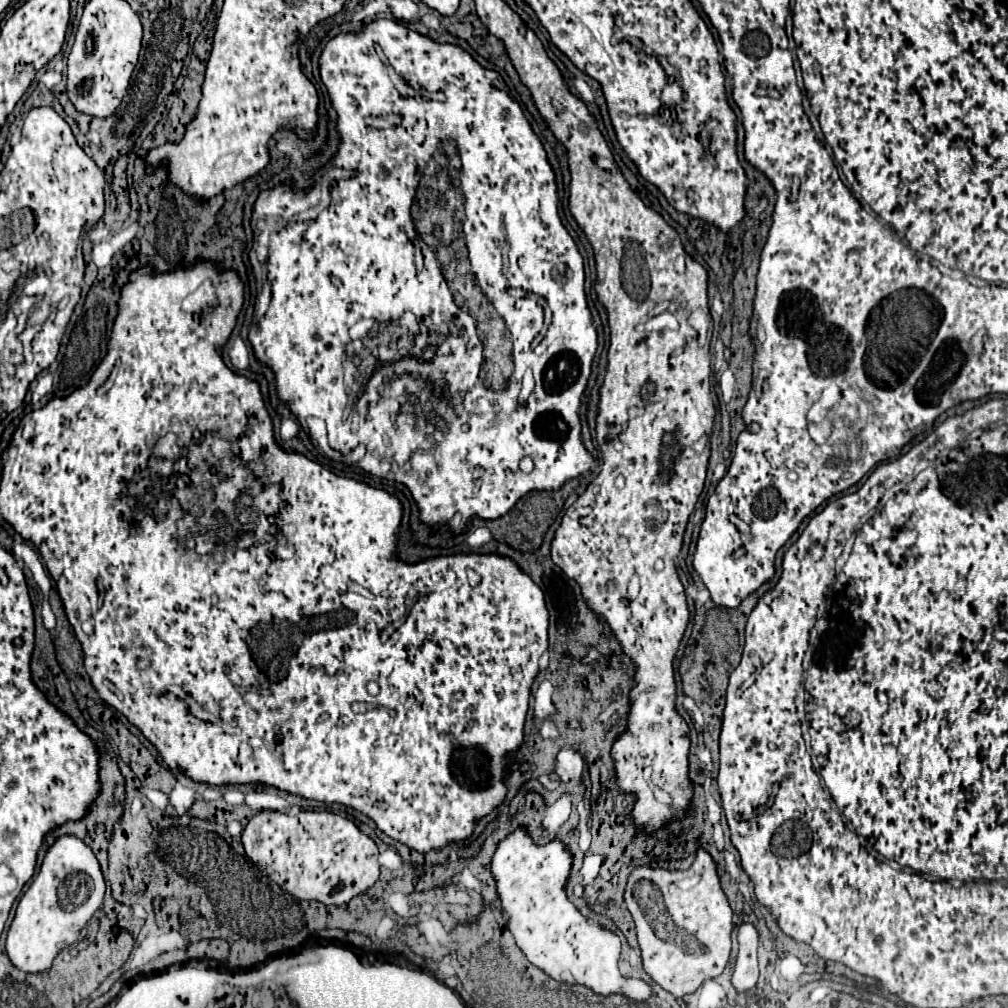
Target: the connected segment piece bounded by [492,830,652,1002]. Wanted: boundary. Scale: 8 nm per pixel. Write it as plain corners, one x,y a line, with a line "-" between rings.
526,830
506,836
494,858
492,872
508,928
524,956
556,982
568,986
586,986
598,996
620,994
634,1002
646,1002
652,988
644,980
624,978
618,972
620,938
594,922
588,922
572,902
568,902
564,884
570,874
572,854
560,840
536,846

